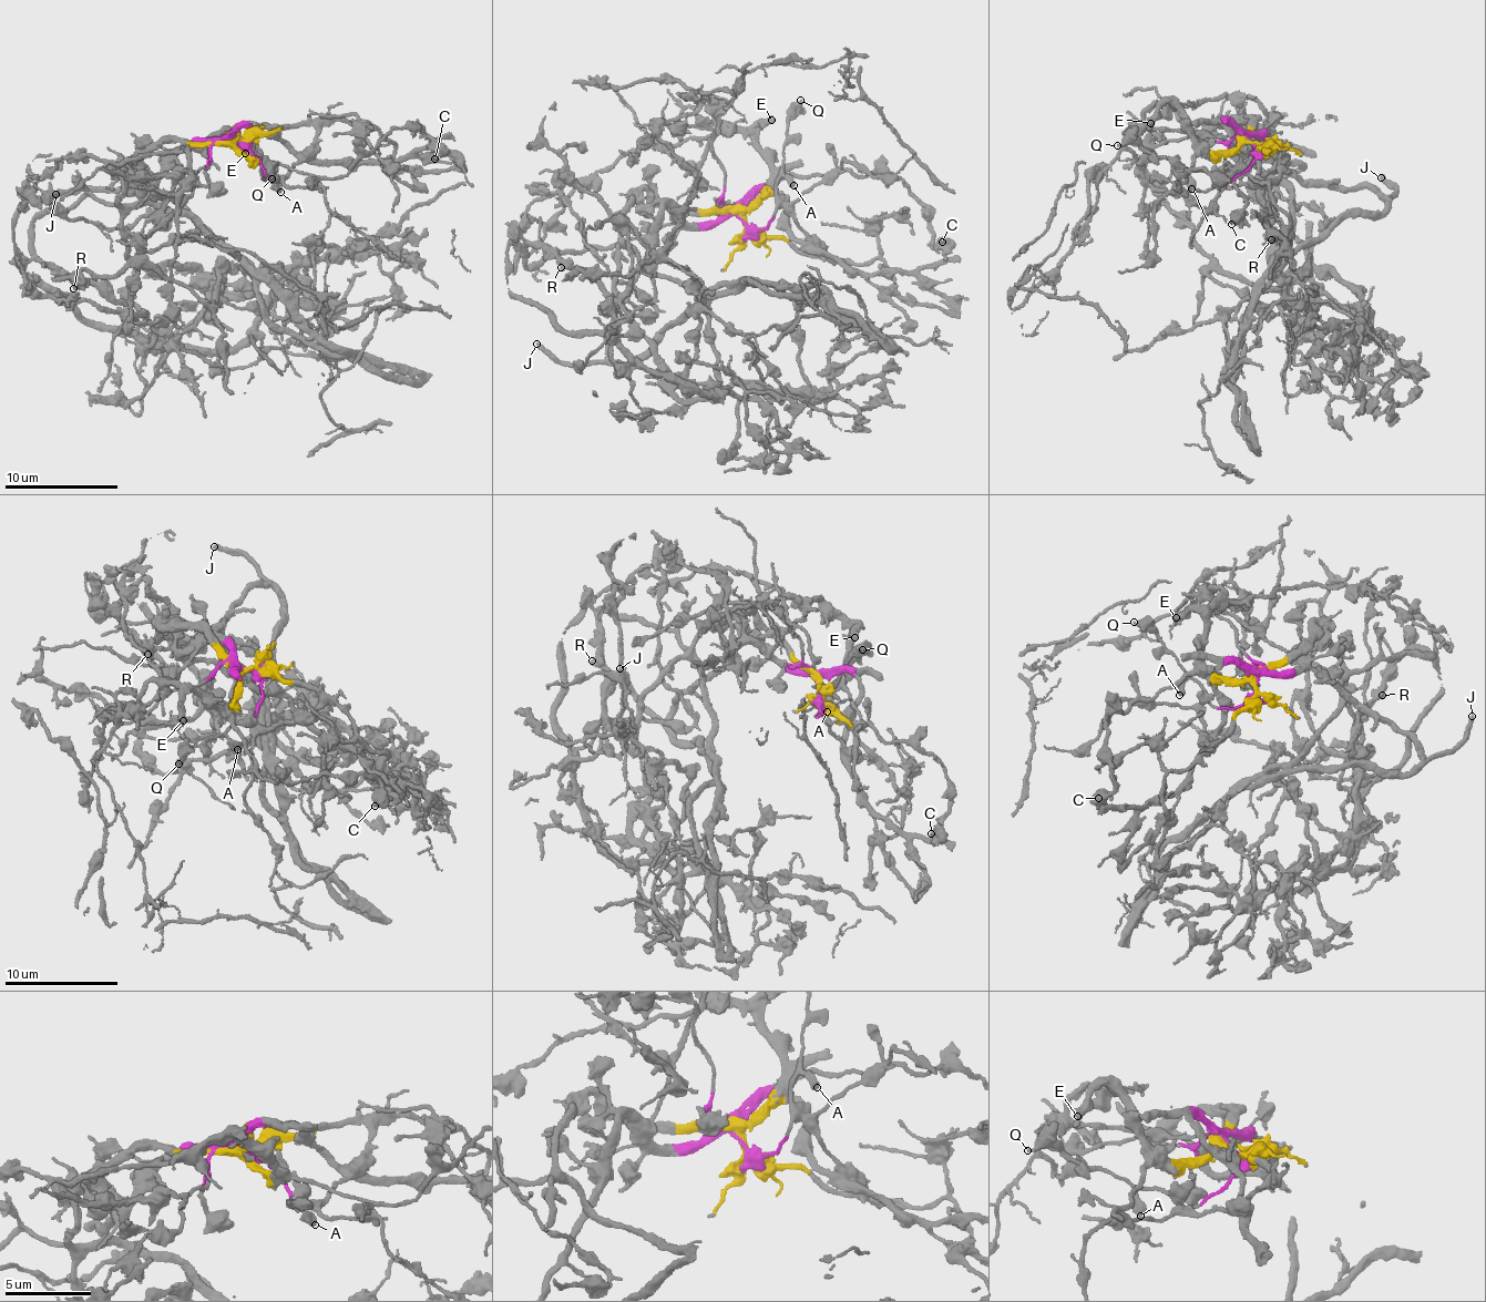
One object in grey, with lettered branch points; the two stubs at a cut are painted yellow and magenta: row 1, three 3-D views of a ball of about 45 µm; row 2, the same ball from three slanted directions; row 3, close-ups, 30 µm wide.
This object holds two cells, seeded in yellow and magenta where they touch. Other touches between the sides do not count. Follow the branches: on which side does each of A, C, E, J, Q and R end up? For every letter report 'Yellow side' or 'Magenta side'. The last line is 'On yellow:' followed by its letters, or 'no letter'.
A: Magenta side
C: Yellow side
E: Yellow side
J: Magenta side
Q: Magenta side
R: Yellow side
On yellow: C, E, R

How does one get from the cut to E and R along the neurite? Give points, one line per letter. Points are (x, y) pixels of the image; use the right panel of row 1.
E: (1256, 144), (1242, 143), (1211, 151), (1171, 103), (1166, 102), (1149, 123)
R: (1256, 144), (1244, 137), (1252, 115), (1230, 121), (1310, 262), (1281, 275), (1270, 241)

